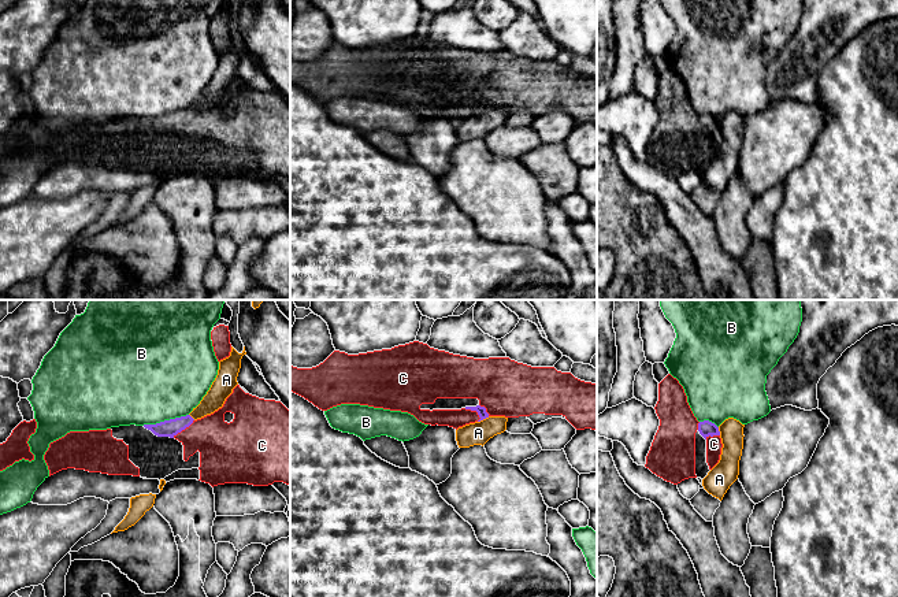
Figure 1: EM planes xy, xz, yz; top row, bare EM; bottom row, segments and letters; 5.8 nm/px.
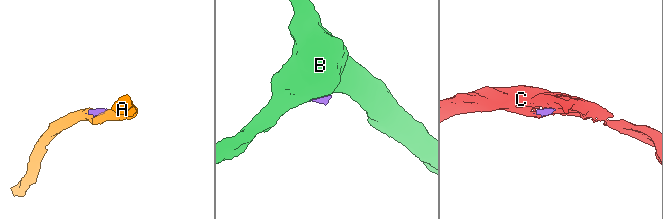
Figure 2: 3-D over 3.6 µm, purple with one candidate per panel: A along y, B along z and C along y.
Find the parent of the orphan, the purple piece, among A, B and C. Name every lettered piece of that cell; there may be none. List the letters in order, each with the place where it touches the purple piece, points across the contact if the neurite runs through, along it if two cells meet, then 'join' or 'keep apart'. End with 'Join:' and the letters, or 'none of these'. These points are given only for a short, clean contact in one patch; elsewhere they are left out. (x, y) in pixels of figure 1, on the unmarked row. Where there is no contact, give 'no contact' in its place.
A: contact xz (483, 111); border xz (489, 110), (478, 115); keep apart
B: contact xy (164, 114); border xy (188, 107), (180, 111), (143, 118); keep apart
C: contact xy (184, 122); join
Join: C

